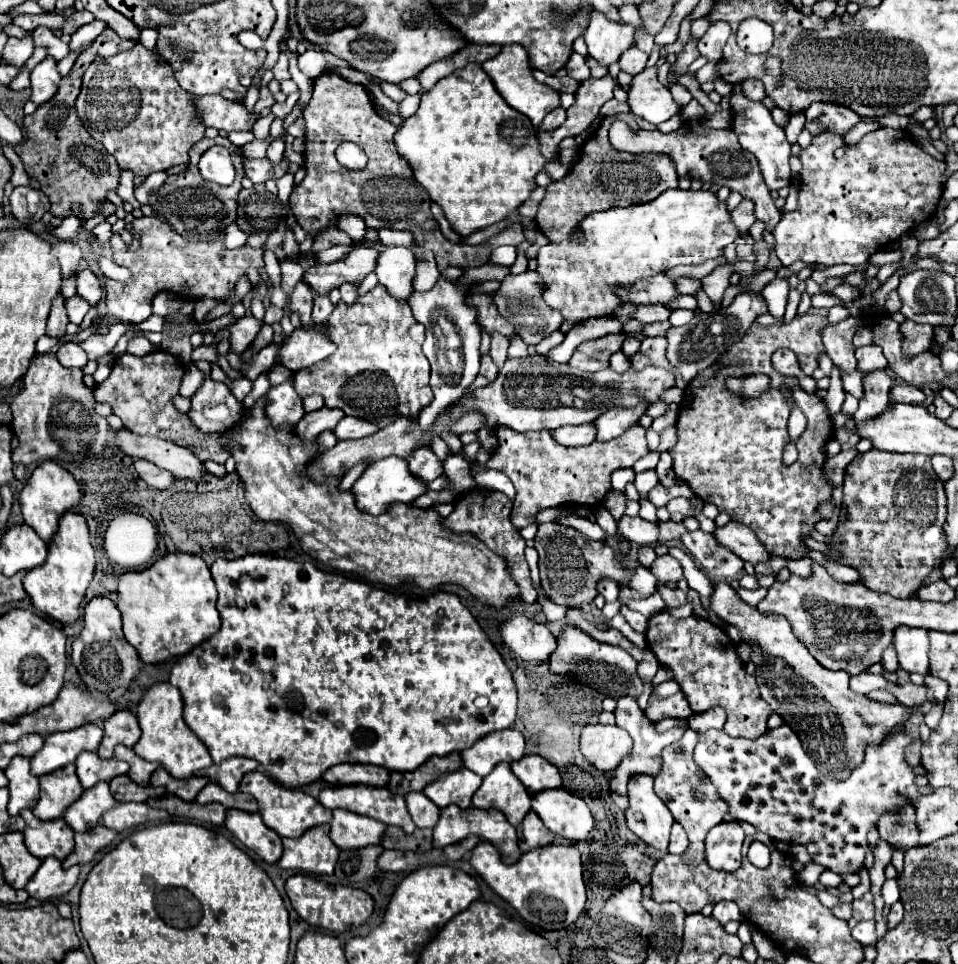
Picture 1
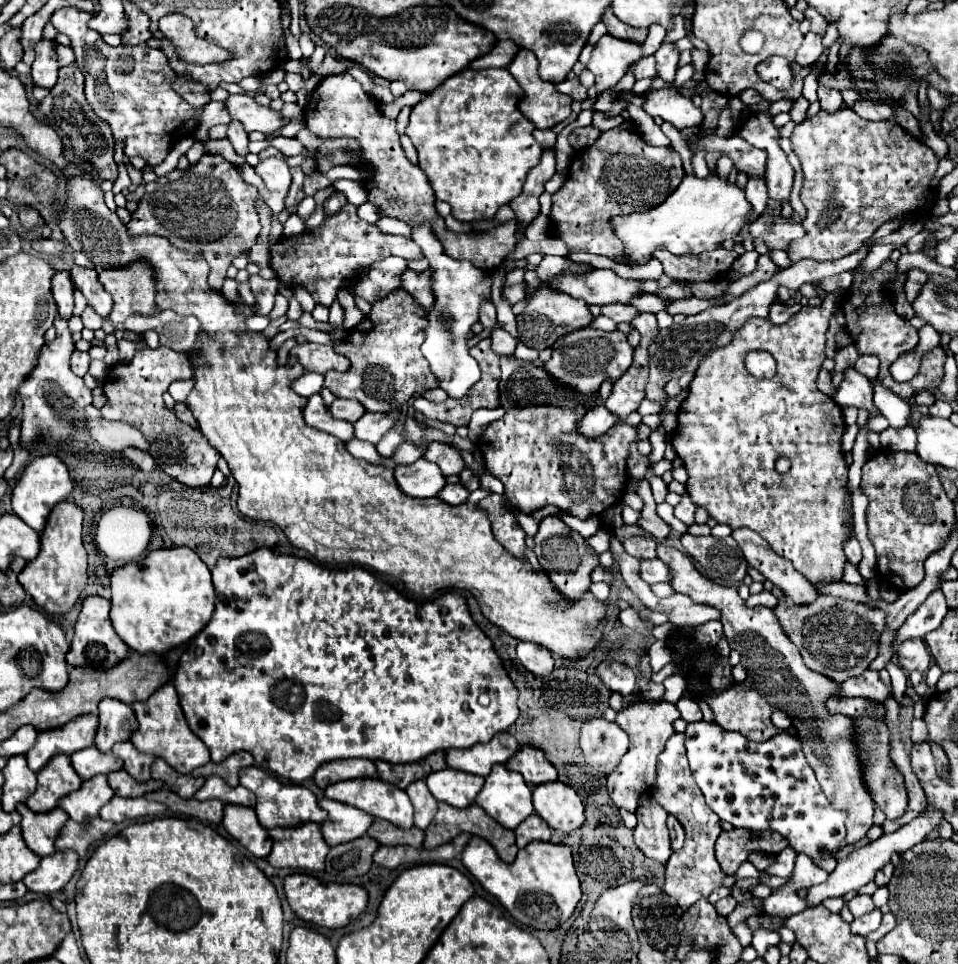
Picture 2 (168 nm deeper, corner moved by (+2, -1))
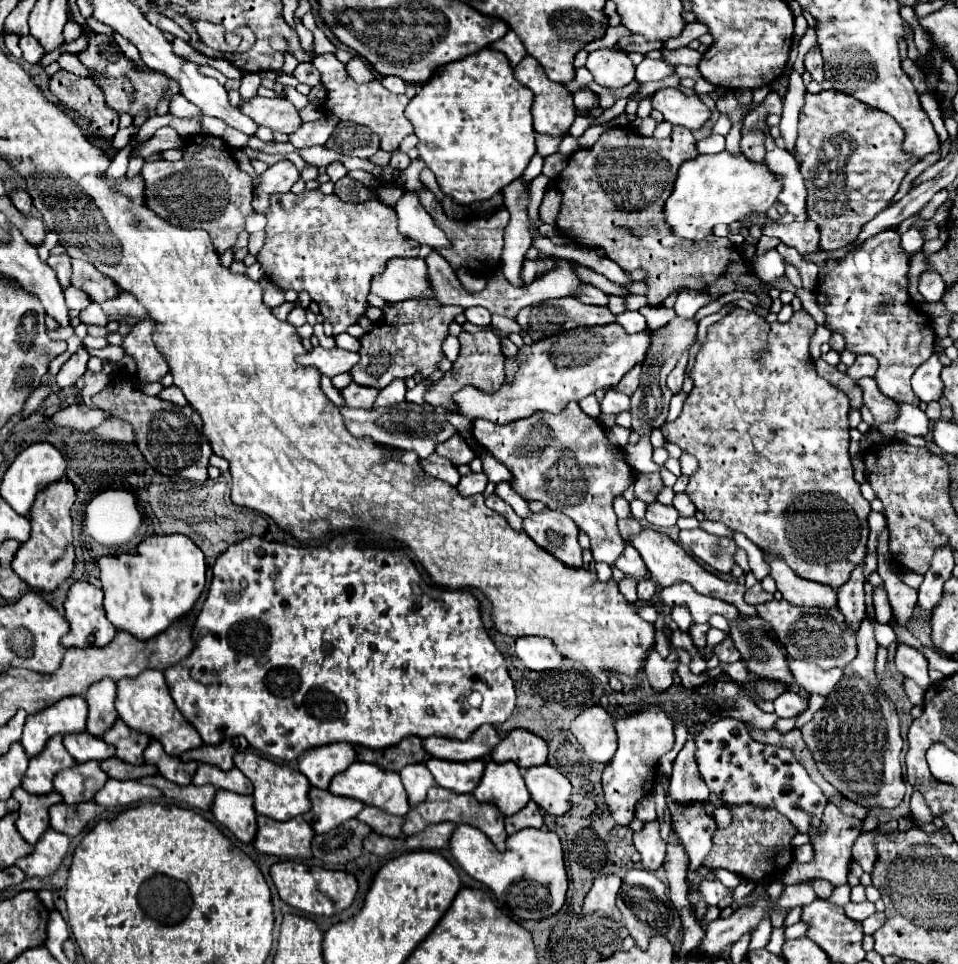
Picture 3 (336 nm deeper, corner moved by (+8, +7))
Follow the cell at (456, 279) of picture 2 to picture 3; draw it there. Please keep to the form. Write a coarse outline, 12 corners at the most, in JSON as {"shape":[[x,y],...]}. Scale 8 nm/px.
{"shape":[[406,191],[394,209],[398,231],[432,249],[450,247],[444,231]]}

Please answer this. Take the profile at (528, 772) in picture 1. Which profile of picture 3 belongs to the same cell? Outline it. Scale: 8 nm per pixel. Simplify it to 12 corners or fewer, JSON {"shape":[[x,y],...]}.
{"shape":[[512,729],[492,749],[496,763],[544,765],[546,741],[526,729]]}

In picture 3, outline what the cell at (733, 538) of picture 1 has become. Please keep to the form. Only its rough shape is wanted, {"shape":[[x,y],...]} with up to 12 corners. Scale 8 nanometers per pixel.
{"shape":[[766,553],[778,591],[790,605],[836,607],[836,589],[800,579]]}

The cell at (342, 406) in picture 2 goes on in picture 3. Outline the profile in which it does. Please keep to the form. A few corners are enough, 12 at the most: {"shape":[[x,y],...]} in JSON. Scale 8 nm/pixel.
{"shape":[[354,381],[342,389],[346,407],[372,409],[380,389]]}

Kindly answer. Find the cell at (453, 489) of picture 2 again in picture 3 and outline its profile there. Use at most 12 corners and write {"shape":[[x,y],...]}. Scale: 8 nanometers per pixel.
{"shape":[[470,473],[460,479],[456,489],[462,495],[484,493],[488,477]]}

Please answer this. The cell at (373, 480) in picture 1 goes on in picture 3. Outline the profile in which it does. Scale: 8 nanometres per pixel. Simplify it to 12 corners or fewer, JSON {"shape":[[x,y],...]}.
{"shape":[[432,455],[420,465],[426,473],[450,485],[460,483],[460,473],[446,457]]}

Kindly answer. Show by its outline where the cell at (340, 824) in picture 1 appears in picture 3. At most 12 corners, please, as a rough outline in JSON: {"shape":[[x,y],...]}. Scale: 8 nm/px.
{"shape":[[312,787],[312,807],[304,819],[326,833],[354,819],[360,801]]}

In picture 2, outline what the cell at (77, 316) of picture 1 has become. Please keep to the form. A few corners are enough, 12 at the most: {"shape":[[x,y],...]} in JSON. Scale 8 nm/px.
{"shape":[[86,307],[82,317],[84,327],[92,331],[100,329],[104,319]]}

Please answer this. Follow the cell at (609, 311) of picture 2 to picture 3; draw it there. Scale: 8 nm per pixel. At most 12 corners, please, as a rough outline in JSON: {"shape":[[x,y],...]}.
{"shape":[[584,285],[576,299],[588,305],[608,305],[606,293]]}

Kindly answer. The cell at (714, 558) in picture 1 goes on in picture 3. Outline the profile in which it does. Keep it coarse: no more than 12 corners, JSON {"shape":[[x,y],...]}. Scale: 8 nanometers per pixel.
{"shape":[[702,529],[680,545],[718,573],[730,573],[736,543]]}

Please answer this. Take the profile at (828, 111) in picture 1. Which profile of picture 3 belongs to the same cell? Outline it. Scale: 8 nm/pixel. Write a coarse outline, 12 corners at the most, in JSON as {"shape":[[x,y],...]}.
{"shape":[[818,45],[806,53],[804,65],[814,81],[824,81]]}

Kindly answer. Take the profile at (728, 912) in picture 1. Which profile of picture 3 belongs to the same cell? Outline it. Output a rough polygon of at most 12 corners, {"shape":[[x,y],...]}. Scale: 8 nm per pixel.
{"shape":[[718,879],[702,881],[700,893],[708,905],[730,895]]}

